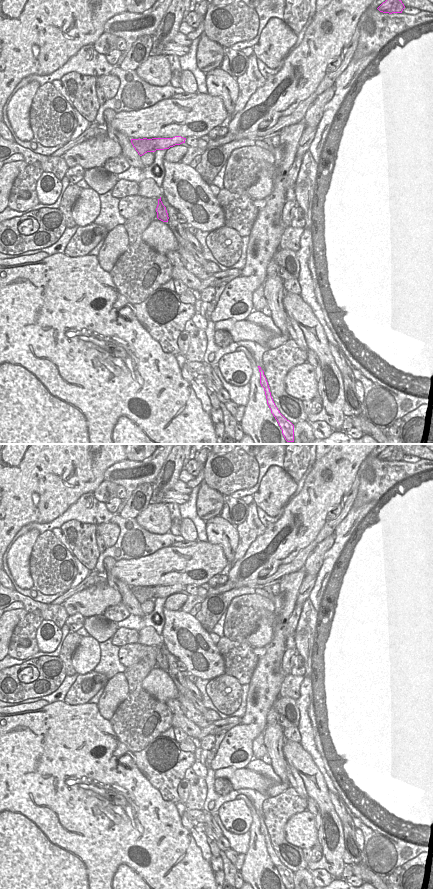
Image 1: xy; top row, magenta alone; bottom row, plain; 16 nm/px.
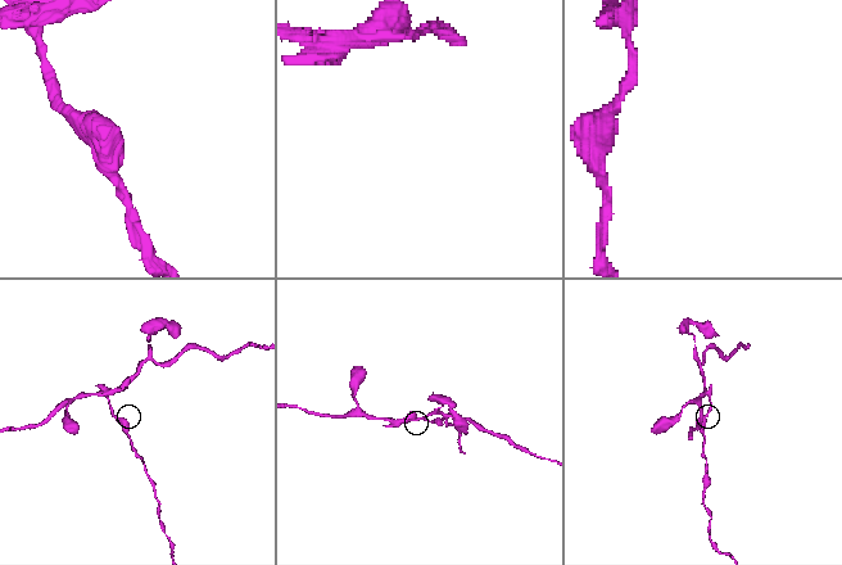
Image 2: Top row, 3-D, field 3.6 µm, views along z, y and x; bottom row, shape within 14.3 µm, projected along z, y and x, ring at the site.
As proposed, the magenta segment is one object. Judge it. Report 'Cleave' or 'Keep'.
Cleave.

